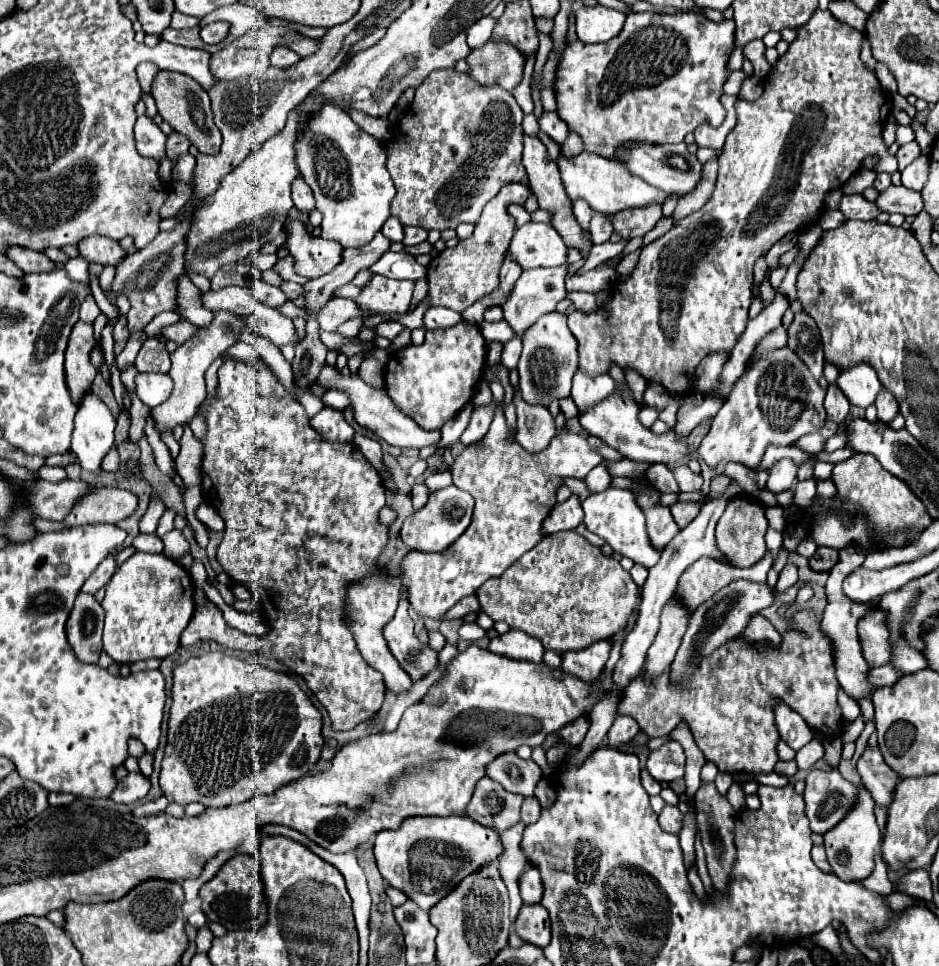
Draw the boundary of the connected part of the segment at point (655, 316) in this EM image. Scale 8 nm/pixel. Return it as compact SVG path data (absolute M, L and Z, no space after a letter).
M816 11L814 19L810 19L810 23L806 23L806 27L798 29L798 37L796 41L790 45L788 53L784 57L778 59L778 63L774 65L774 73L766 77L766 87L764 93L758 101L748 103L738 99L736 103L736 113L738 113L738 123L734 127L734 131L728 135L726 145L718 157L718 185L712 191L712 197L708 199L708 203L698 209L696 213L688 215L686 219L682 219L676 227L672 227L668 233L664 233L662 237L658 237L656 241L652 241L650 245L642 247L640 251L640 259L634 267L634 271L620 281L614 281L610 289L612 291L612 301L608 307L598 309L596 313L580 313L574 311L568 315L568 327L572 331L572 335L576 339L600 339L598 347L594 349L594 353L580 353L580 369L584 369L588 375L602 375L608 373L608 369L612 365L618 365L620 369L634 369L638 371L648 383L658 383L662 385L666 391L670 393L678 393L678 395L690 395L694 393L694 373L698 363L716 351L732 351L738 337L744 333L746 323L748 323L748 307L752 303L752 267L758 261L760 255L766 255L766 251L780 241L782 237L786 237L788 233L800 233L804 229L808 229L812 223L816 223L820 219L820 215L824 213L822 209L826 207L826 193L830 193L832 189L840 189L854 171L858 171L860 167L864 167L864 159L866 157L876 157L876 165L872 167L874 173L894 173L898 169L896 157L888 153L888 147L882 139L882 127L888 119L888 113L892 109L892 99L888 99L886 93L882 93L882 87L876 79L876 75L860 61L860 43L862 43L862 33L852 29L846 23L840 23L832 17L830 11Z

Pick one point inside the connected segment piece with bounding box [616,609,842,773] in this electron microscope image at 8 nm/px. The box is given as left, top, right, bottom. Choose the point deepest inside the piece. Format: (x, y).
(728, 704)

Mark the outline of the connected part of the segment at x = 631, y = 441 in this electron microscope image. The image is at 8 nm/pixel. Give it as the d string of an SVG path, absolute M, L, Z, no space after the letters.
M614 393L610 397L606 397L602 403L588 407L586 411L580 411L578 419L580 425L584 427L586 433L600 437L606 445L618 449L624 457L632 459L632 461L646 461L646 463L672 463L672 461L680 461L680 459L690 459L686 455L686 441L676 437L674 431L668 431L664 435L654 435L650 429L642 427L642 423L638 421L638 411L640 407L628 393Z

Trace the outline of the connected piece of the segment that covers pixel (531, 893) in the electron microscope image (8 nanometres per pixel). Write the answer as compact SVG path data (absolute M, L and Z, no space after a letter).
M536 867L528 869L522 875L522 879L520 879L520 895L522 895L522 901L524 903L540 903L542 891L544 891L544 885L542 885L542 879L540 879L538 869Z

